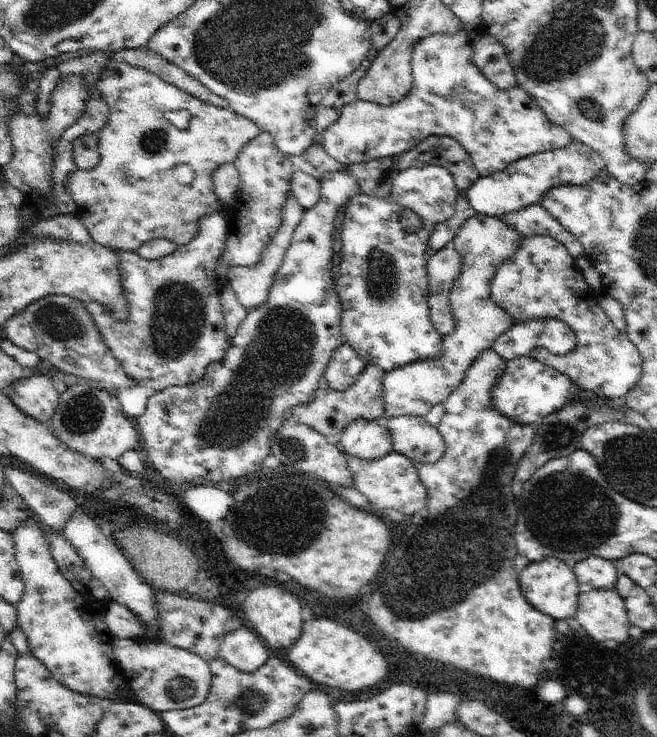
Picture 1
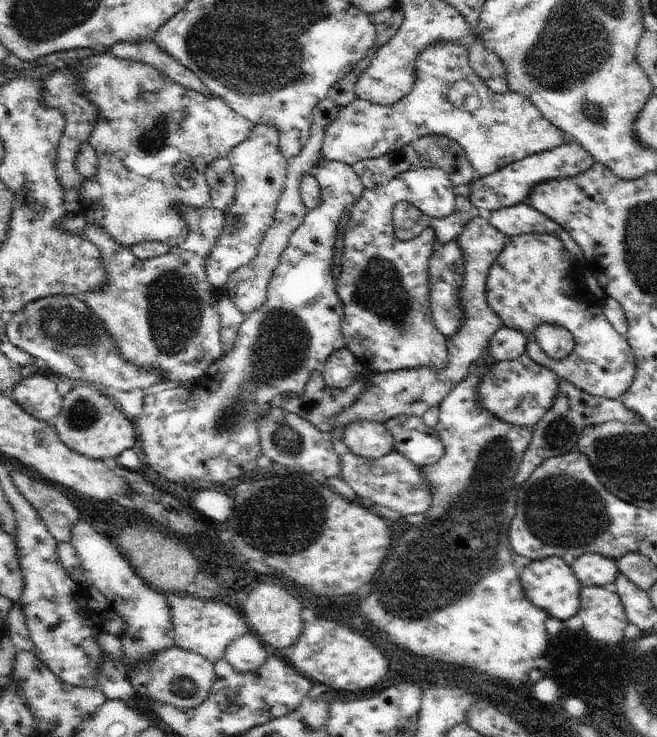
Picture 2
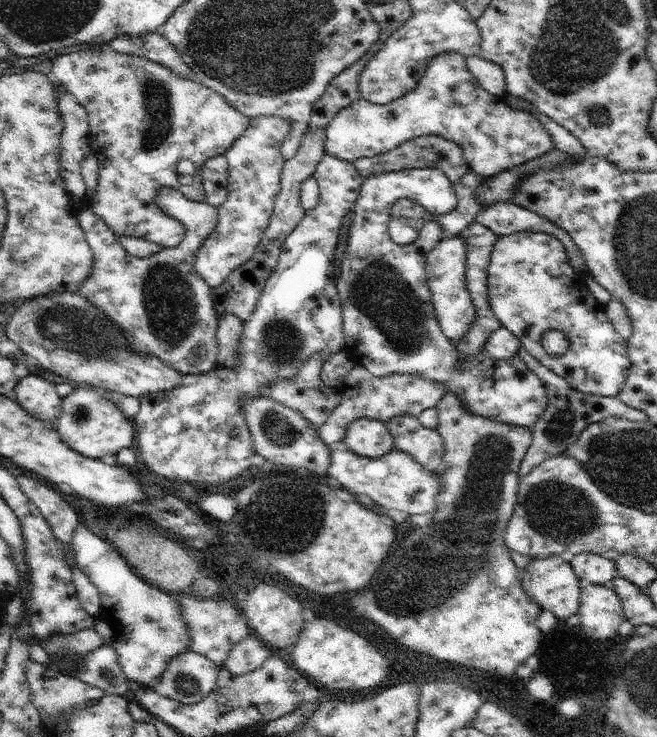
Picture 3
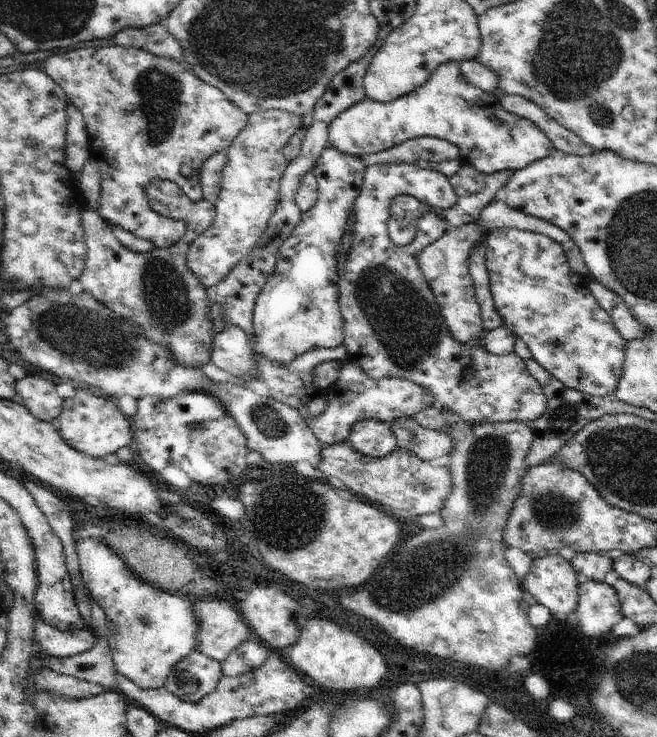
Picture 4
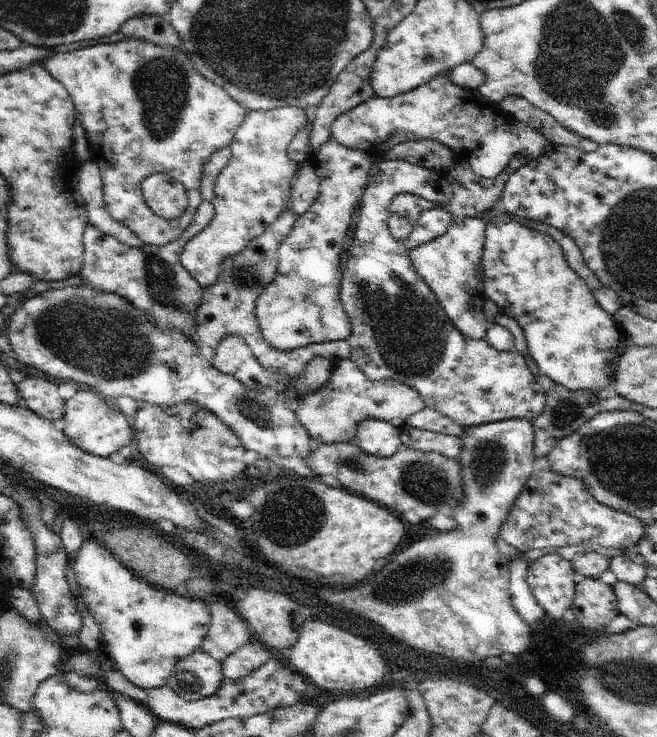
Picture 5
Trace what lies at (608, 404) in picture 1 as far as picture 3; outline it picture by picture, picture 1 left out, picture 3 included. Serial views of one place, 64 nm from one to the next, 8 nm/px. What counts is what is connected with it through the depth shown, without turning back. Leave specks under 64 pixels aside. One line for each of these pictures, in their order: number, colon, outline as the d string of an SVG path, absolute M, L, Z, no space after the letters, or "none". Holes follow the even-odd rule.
2: M525 352L511 360L511 362L491 362L491 372L487 372L479 388L475 388L477 400L481 402L483 410L491 412L491 416L509 422L513 426L527 426L535 428L537 422L551 410L555 404L555 398L559 394L561 376L555 374L551 368L545 368L537 362L533 362Z
3: M439 168L399 170L399 172L369 176L367 180L363 180L359 198L351 208L353 218L347 232L347 258L343 260L337 272L339 278L335 282L337 296L341 300L341 316L343 316L343 336L345 336L343 350L349 354L355 366L365 368L375 378L385 378L391 374L411 374L411 376L421 376L425 380L443 382L447 386L447 394L449 392L457 394L457 404L463 406L465 410L501 424L531 430L537 418L545 412L549 402L545 382L527 366L527 362L519 354L509 360L493 360L483 350L471 360L465 360L463 364L459 362L453 342L447 340L439 328L431 304L431 288L425 274L425 258L433 250L433 246L443 238L443 230L431 218L429 222L425 222L415 242L407 246L397 246L389 236L389 216L397 200L413 200L417 206L425 208L425 212L431 216L445 216L453 212L453 208L457 206L453 182L449 182Z

